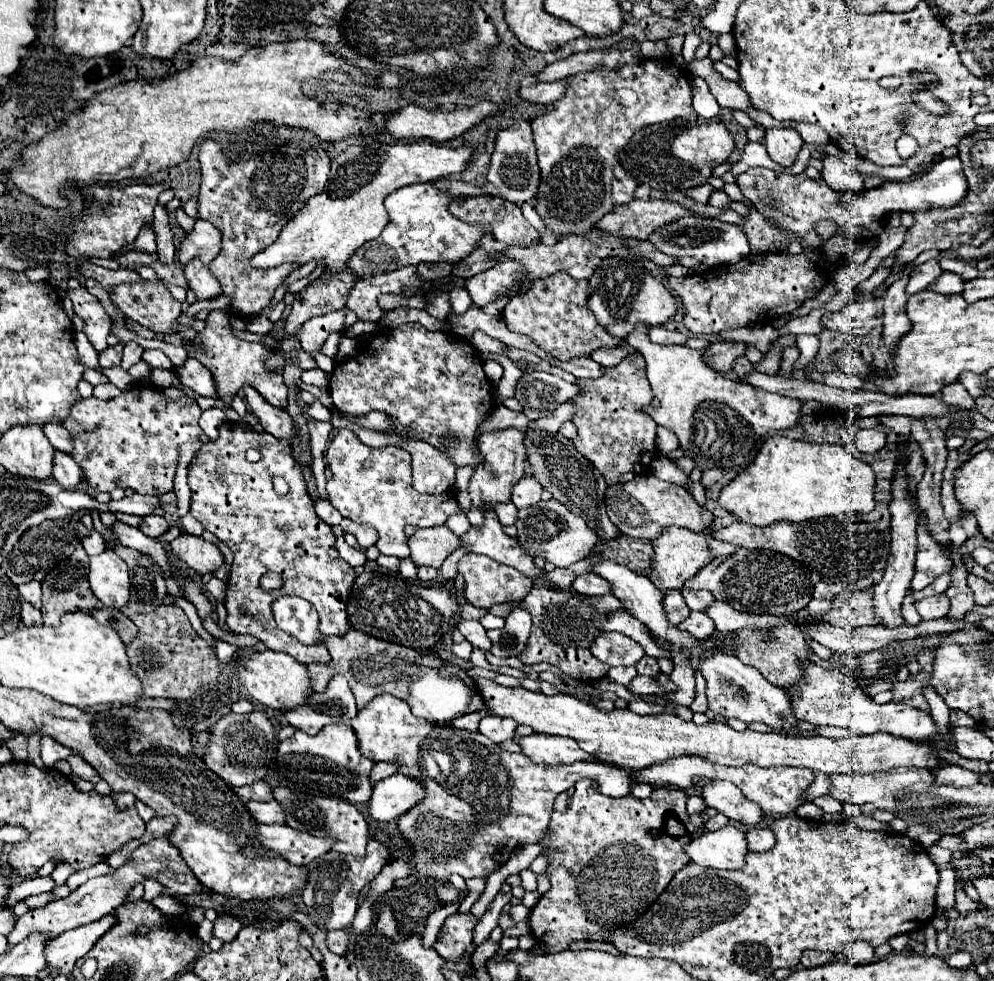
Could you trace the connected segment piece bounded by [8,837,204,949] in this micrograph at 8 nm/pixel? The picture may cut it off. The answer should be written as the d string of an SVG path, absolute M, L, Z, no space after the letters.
M160 837L160 839L154 839L146 845L140 845L132 853L132 857L114 875L94 877L94 879L86 881L84 885L80 885L76 891L72 891L66 899L52 901L44 907L30 909L28 913L24 913L16 921L12 933L8 935L8 949L12 949L14 945L18 945L26 937L30 937L30 933L42 933L46 939L54 939L54 937L62 935L64 931L70 931L70 929L76 929L80 925L98 921L100 917L108 915L118 905L122 905L126 901L126 895L132 889L132 885L142 881L142 877L152 877L152 879L160 881L162 885L166 885L166 895L199 894L204 889L204 886L196 879L192 871L188 871L188 865L182 861L178 849L174 845L170 845L166 837Z

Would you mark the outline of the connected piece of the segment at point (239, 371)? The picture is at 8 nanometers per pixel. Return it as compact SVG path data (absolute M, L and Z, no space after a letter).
M212 311L206 319L206 329L194 339L198 345L204 345L206 353L202 349L186 349L190 357L196 357L204 367L208 367L214 375L218 397L226 403L226 407L232 405L232 397L238 393L238 389L248 383L252 385L264 399L268 399L270 405L286 409L286 385L282 379L282 373L270 373L266 369L266 357L270 357L270 349L262 343L248 343L240 341L232 335L228 315L224 311Z

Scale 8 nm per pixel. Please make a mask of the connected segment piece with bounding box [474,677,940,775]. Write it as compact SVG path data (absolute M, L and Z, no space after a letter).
M476 677L474 679L478 685L478 691L482 693L486 707L492 713L498 713L502 717L512 717L516 723L520 725L528 725L532 727L536 733L546 733L546 735L564 735L564 737L572 737L574 741L578 741L580 749L584 749L586 753L594 755L596 759L604 761L604 763L614 763L616 767L622 769L644 769L648 765L654 763L662 763L670 757L678 757L678 755L702 755L714 763L722 763L722 765L732 765L732 767L740 767L746 763L754 763L760 767L780 767L780 765L790 765L790 767L806 767L812 769L814 773L874 773L874 771L888 771L894 767L924 767L924 769L934 769L940 765L940 759L934 755L936 747L932 745L918 745L916 741L906 741L906 739L898 739L898 737L890 737L888 733L874 733L874 735L848 735L842 739L826 739L826 737L790 737L790 735L782 735L782 733L756 733L752 729L746 731L734 731L732 727L724 725L724 723L716 723L716 721L708 721L706 725L696 725L694 721L682 721L676 715L636 715L630 709L614 709L612 713L604 713L588 703L578 701L576 697L570 695L544 695L544 693L532 693L524 687L504 687L498 685L496 681L490 679L482 679Z

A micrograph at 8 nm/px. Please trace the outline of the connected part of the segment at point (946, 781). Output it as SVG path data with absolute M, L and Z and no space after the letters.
M940 765L938 769L934 769L934 783L936 785L950 785L950 787L976 785L978 773L958 767L958 765Z

